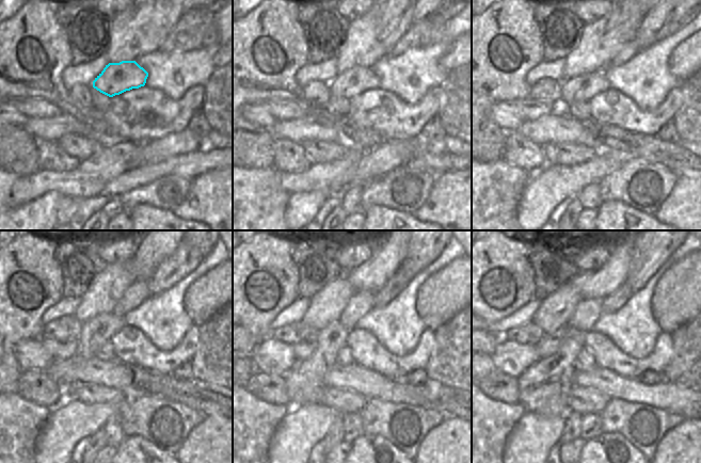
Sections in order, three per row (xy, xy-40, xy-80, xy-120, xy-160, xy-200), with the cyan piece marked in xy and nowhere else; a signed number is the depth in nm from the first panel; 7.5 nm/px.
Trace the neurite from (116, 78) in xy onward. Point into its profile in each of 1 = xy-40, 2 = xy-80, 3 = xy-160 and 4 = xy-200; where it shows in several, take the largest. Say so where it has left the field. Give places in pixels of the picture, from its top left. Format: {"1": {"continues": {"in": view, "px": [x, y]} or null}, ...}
{"1": {"continues": {"in": "xy-40", "px": [355, 80]}}, "2": {"continues": {"in": "xy-80", "px": [583, 88]}}, "3": {"continues": {"in": "xy-160", "px": [305, 382]}}, "4": {"continues": {"in": "xy-200", "px": [544, 387]}}}

